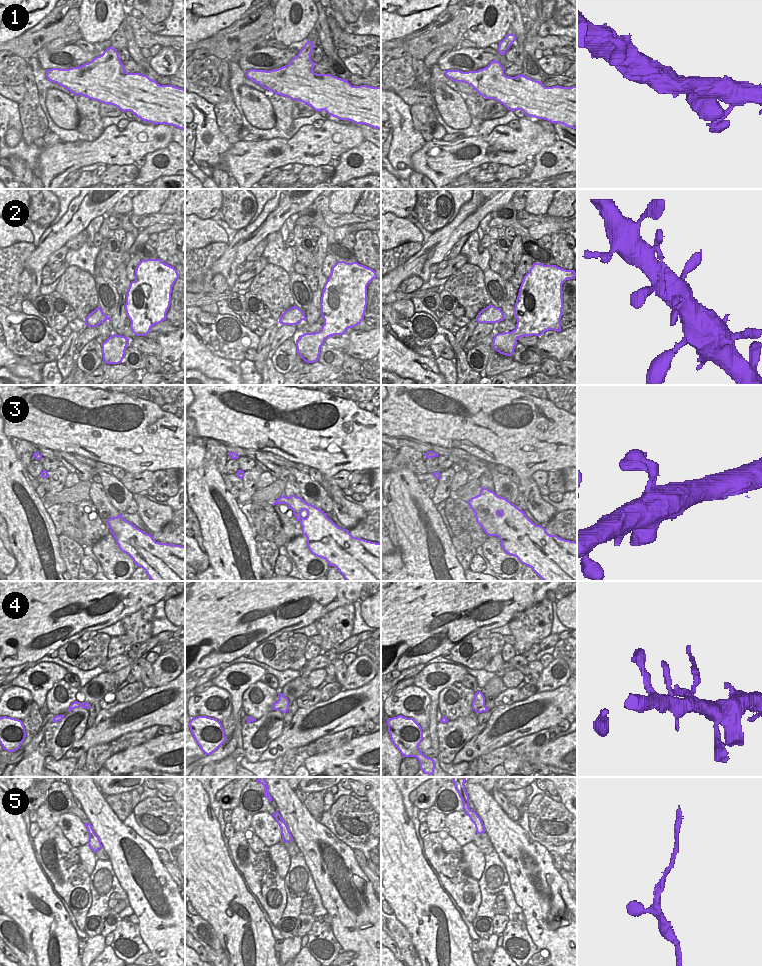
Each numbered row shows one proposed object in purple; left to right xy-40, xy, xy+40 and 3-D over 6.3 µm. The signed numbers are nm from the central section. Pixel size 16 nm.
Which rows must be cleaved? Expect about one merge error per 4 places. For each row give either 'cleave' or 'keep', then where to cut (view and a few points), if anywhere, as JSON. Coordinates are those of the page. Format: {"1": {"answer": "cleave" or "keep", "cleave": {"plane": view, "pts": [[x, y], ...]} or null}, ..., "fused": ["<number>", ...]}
{"1": {"answer": "keep", "cleave": null}, "2": {"answer": "keep", "cleave": null}, "3": {"answer": "keep", "cleave": null}, "4": {"answer": "cleave", "cleave": {"plane": "xy-40", "pts": [[80, 702], [78, 706]]}}, "5": {"answer": "keep", "cleave": null}, "fused": ["4"]}

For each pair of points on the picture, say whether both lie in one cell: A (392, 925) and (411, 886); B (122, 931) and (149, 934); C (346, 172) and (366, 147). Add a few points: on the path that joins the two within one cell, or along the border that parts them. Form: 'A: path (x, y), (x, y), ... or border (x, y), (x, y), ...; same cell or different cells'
A: border (393, 914), (405, 927), (410, 936); different cells
B: border (137, 925), (139, 935), (149, 951); different cells
C: path (354, 169), (359, 168), (363, 164), (366, 155); same cell

